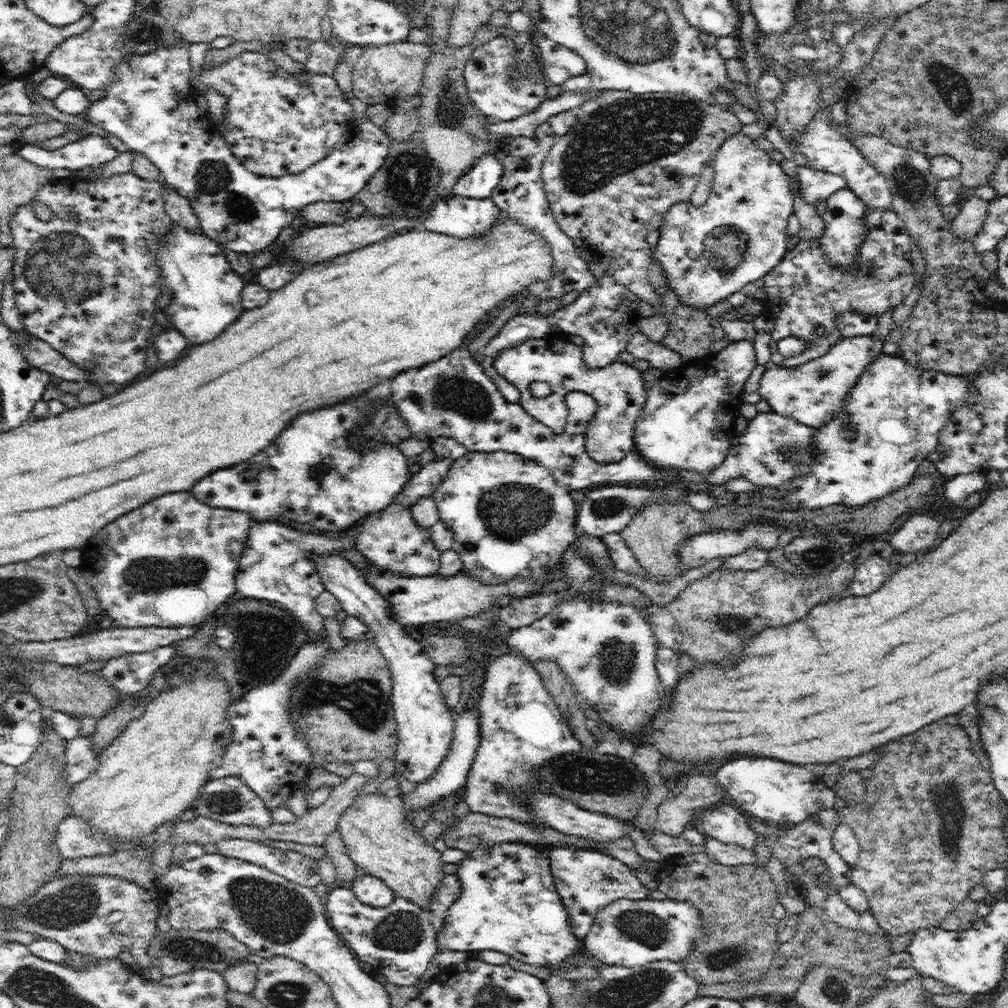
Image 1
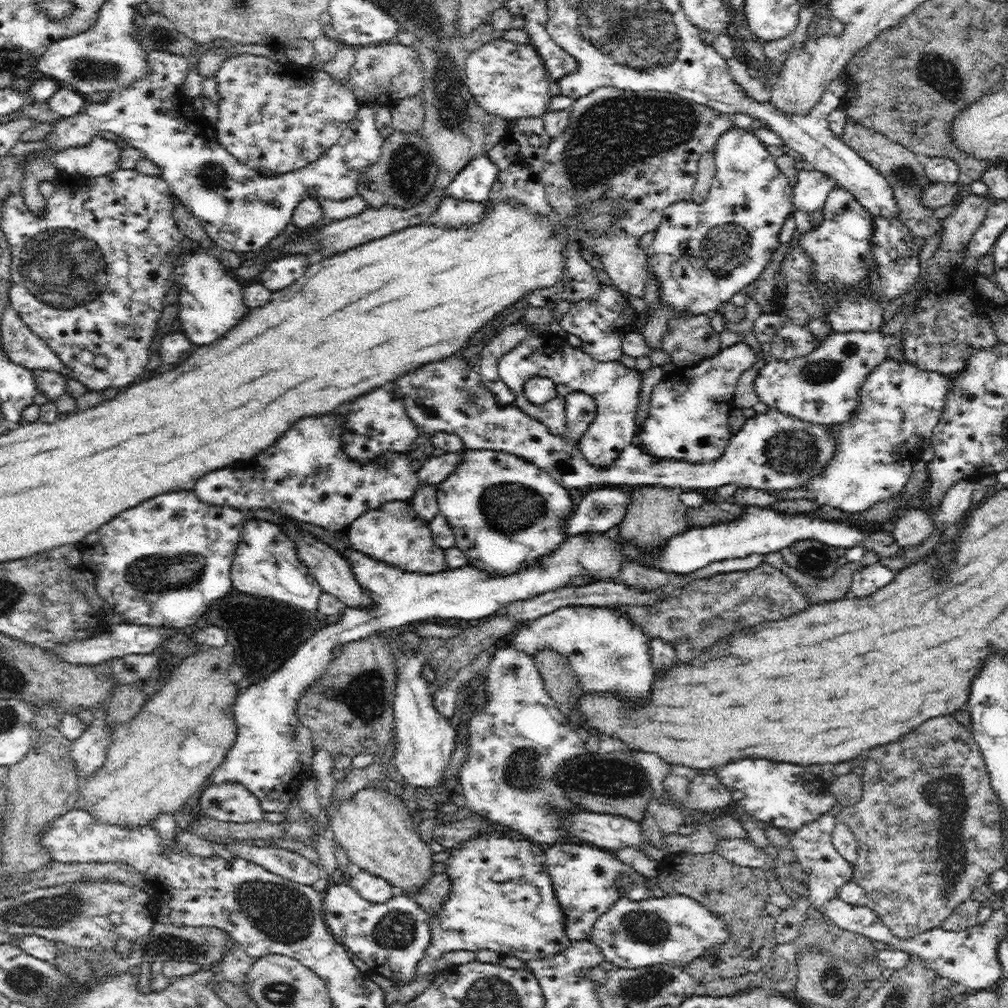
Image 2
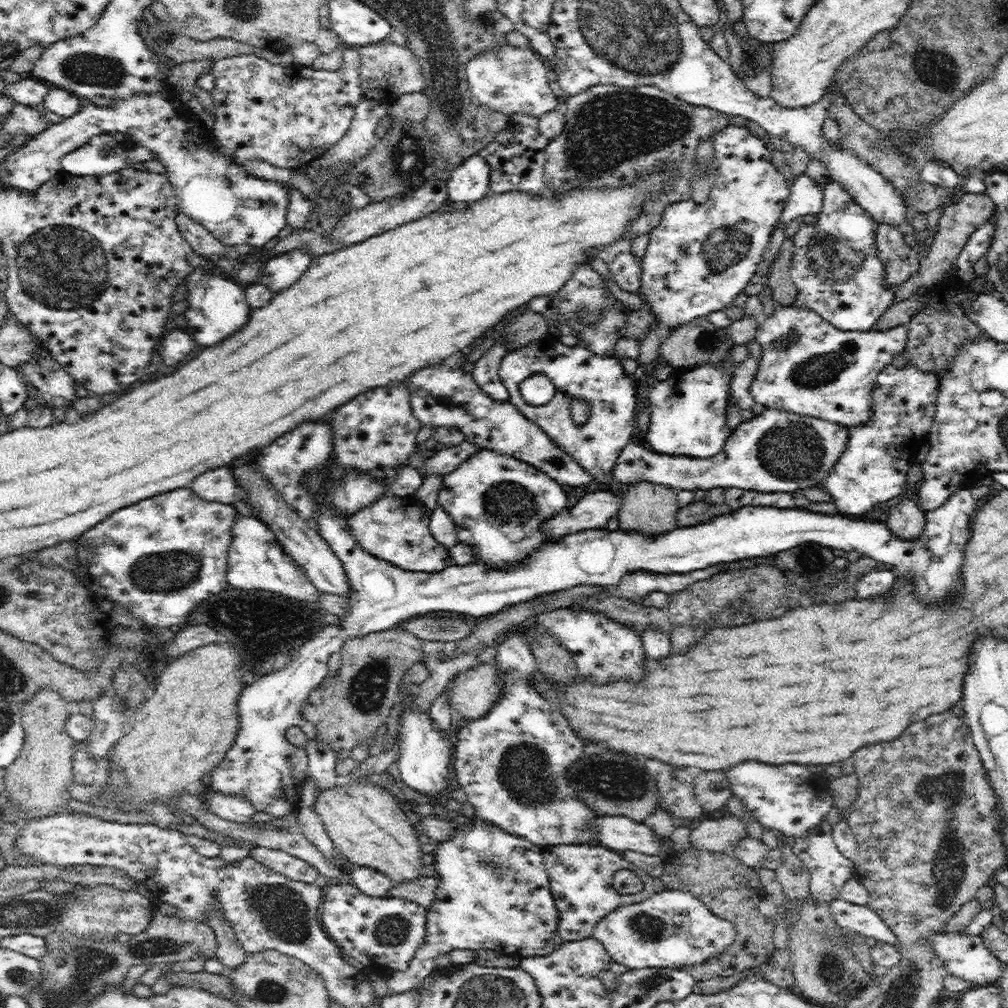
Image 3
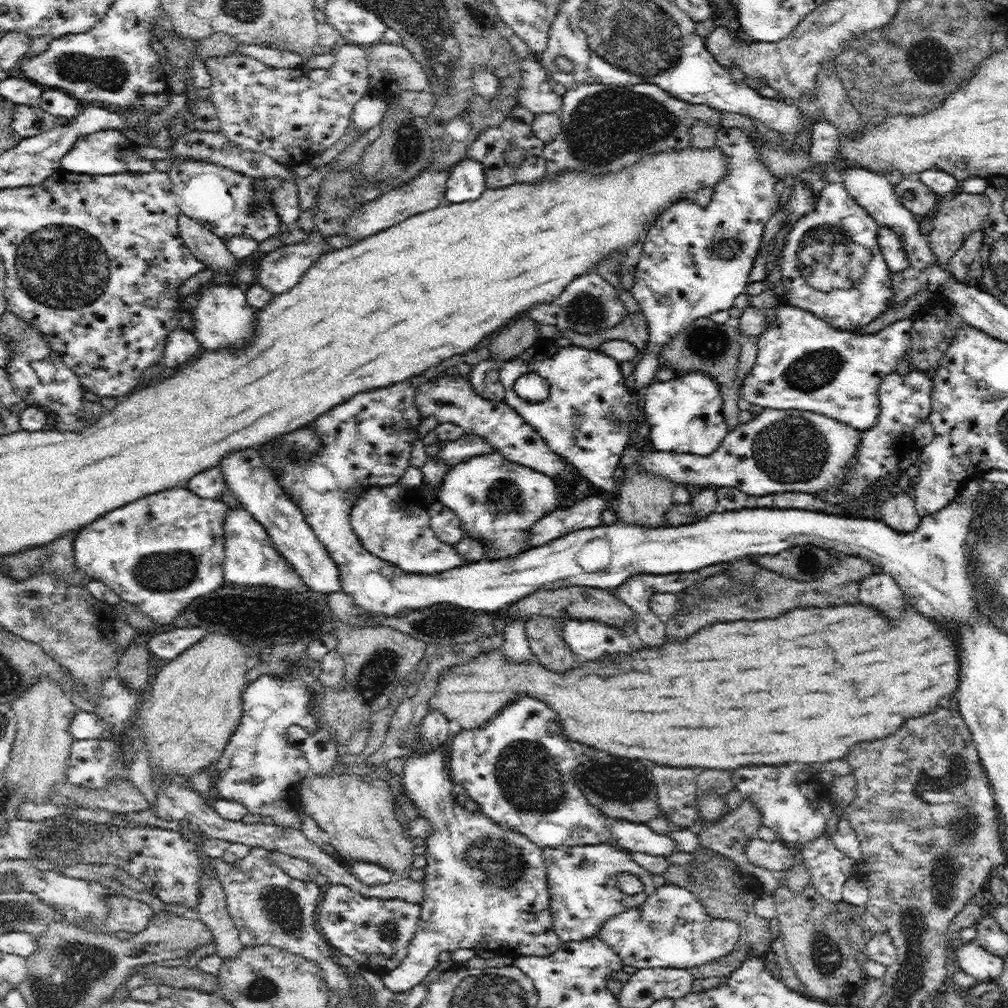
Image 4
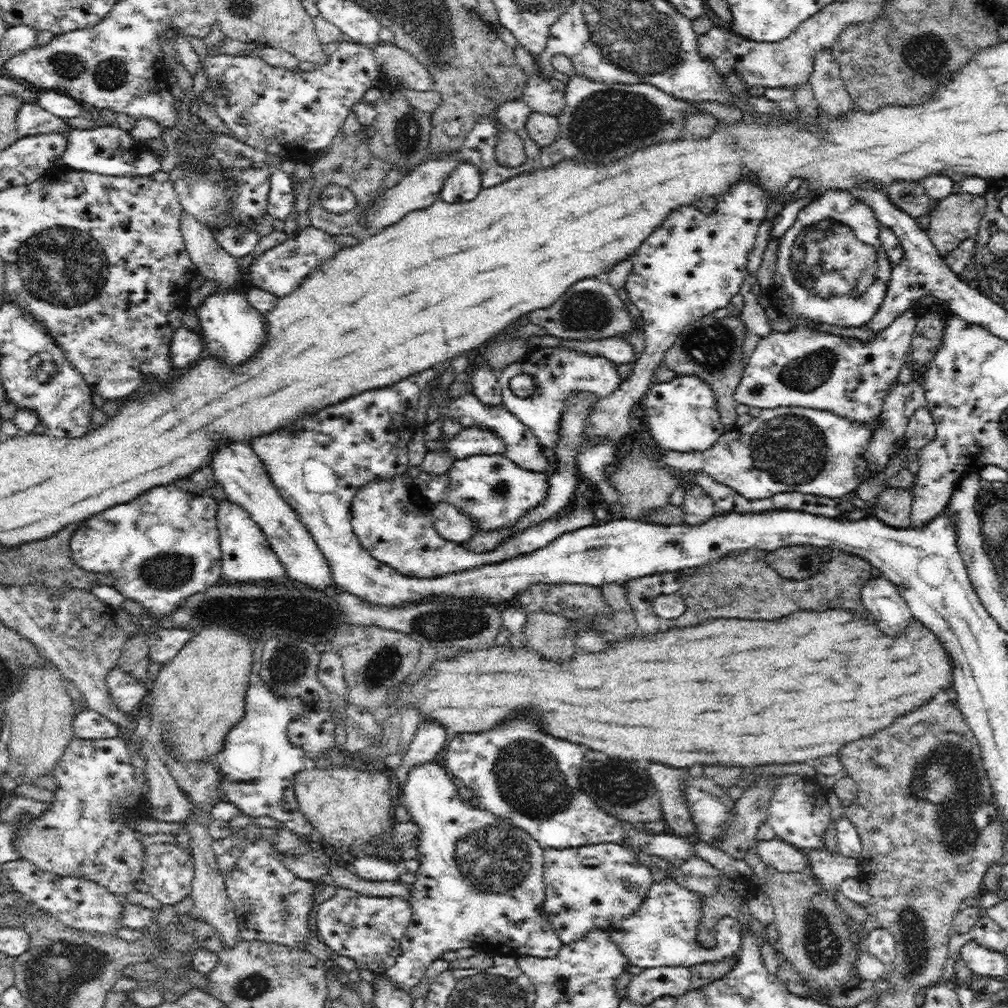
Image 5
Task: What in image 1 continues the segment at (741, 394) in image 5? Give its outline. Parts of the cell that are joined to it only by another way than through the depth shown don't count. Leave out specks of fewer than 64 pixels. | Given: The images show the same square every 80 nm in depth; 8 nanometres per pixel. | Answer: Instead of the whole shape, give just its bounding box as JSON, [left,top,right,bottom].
[753,314,885,430]

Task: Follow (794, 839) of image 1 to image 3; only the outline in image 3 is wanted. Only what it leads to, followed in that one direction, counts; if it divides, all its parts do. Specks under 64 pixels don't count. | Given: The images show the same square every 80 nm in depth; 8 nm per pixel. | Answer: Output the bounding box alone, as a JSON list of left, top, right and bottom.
[792,819,856,903]

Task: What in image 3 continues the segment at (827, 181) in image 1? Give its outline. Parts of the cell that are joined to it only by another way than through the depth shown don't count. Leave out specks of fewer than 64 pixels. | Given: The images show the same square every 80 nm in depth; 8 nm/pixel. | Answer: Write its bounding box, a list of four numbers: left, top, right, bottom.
[774,173,823,229]

